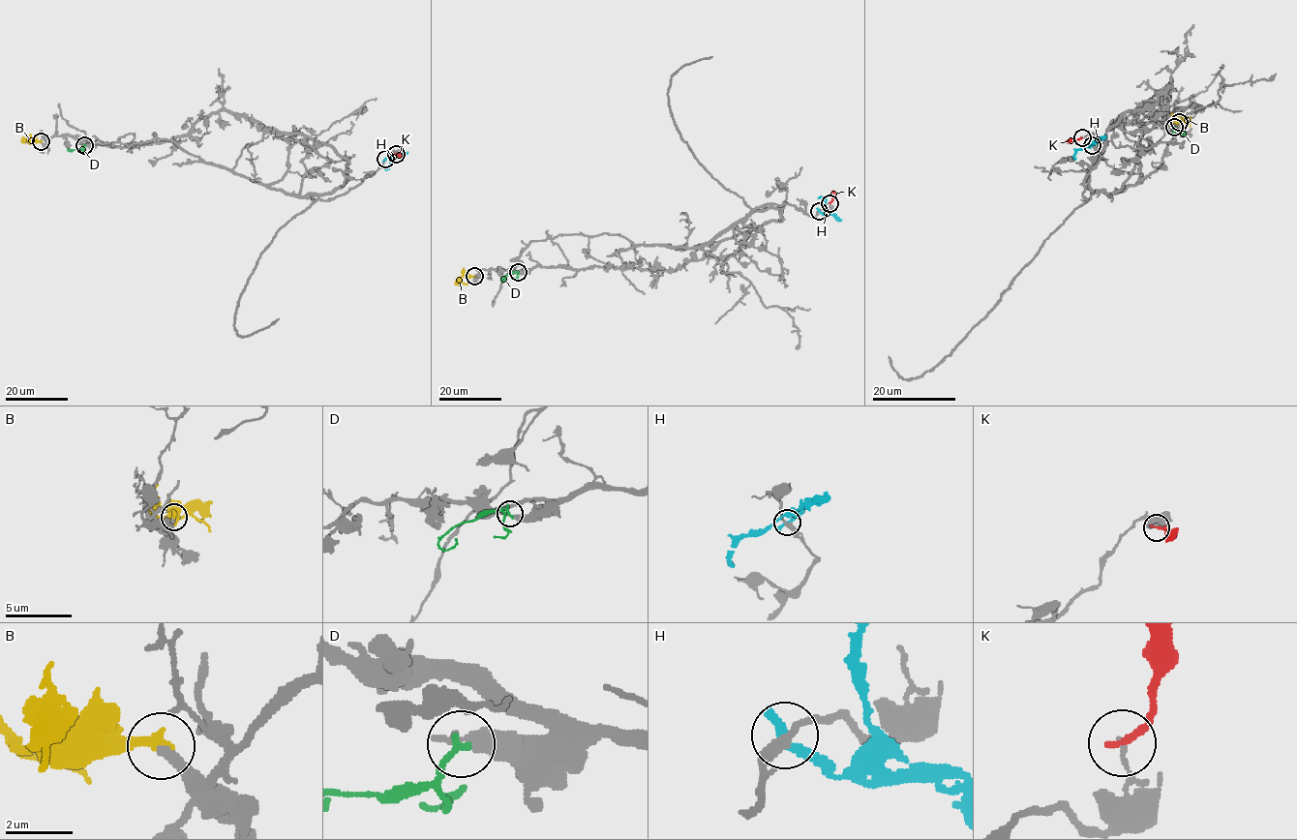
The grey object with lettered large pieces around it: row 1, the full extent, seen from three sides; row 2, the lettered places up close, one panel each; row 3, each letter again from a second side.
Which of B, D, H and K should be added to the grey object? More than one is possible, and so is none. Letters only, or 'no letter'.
B

